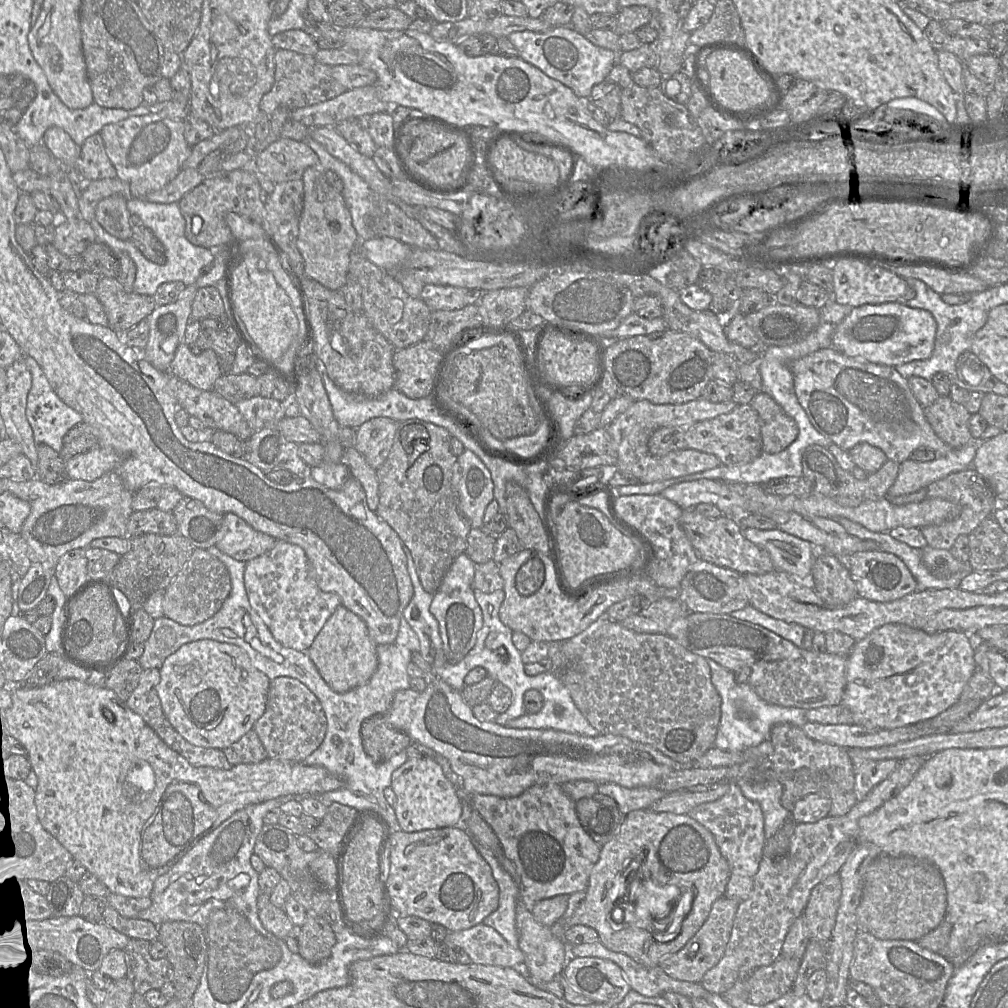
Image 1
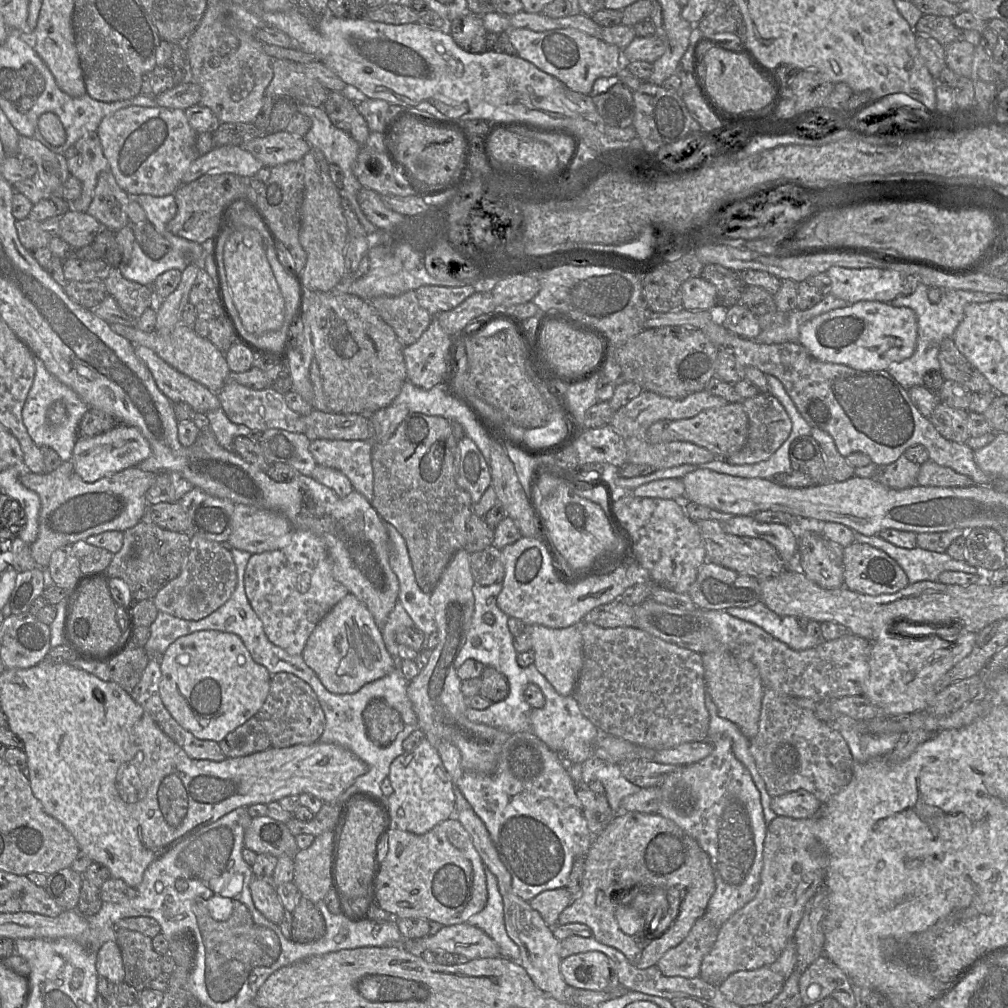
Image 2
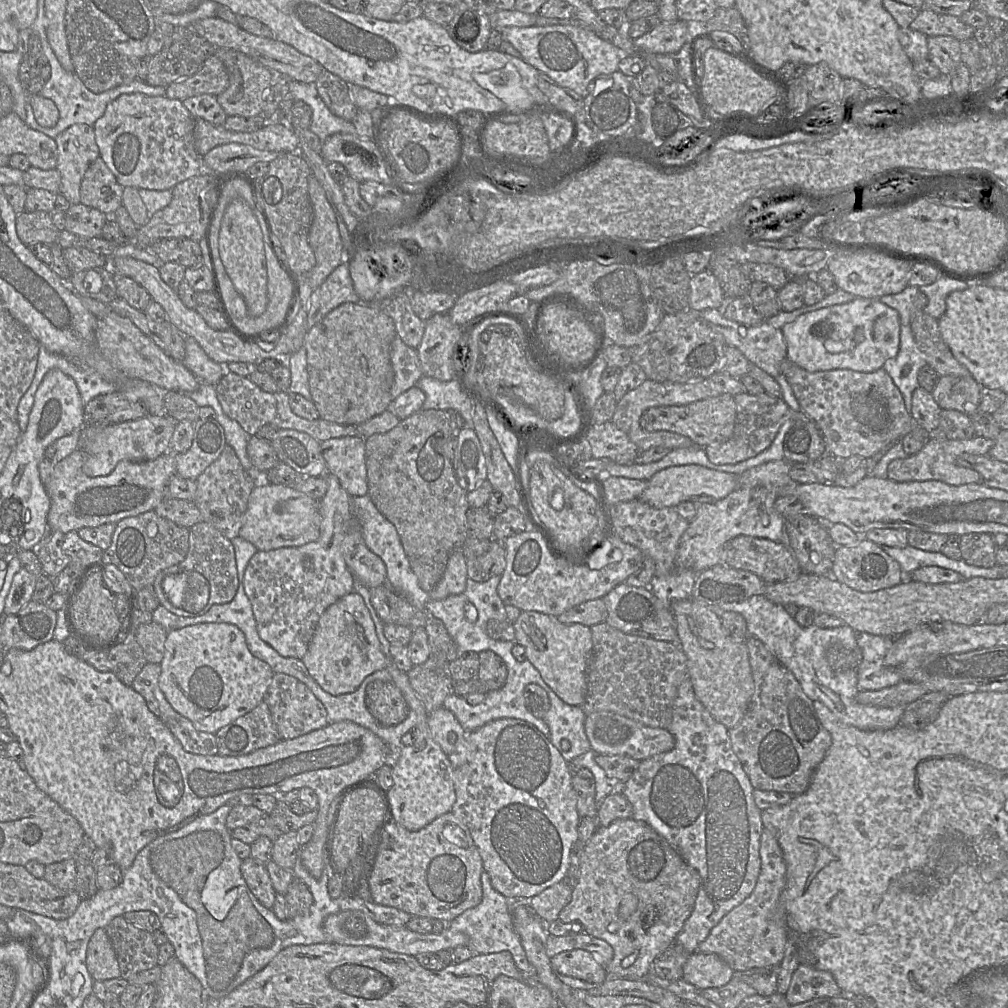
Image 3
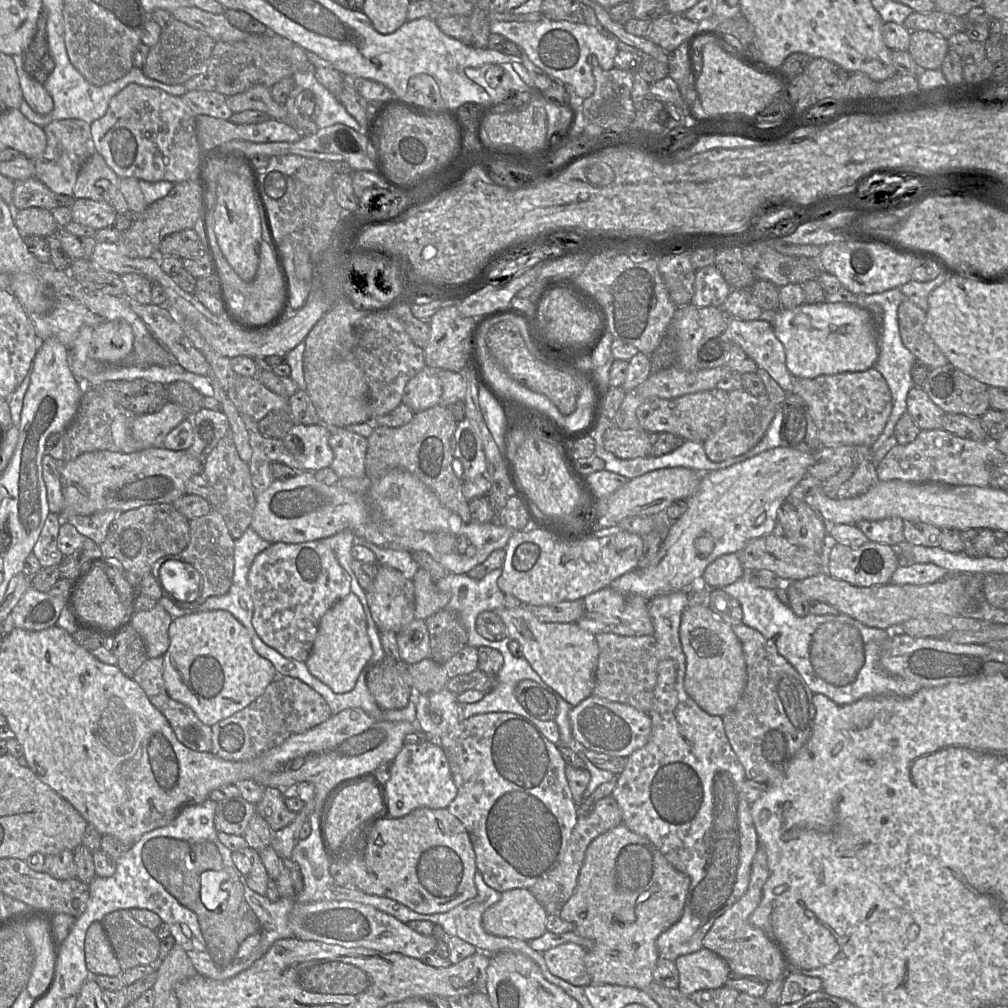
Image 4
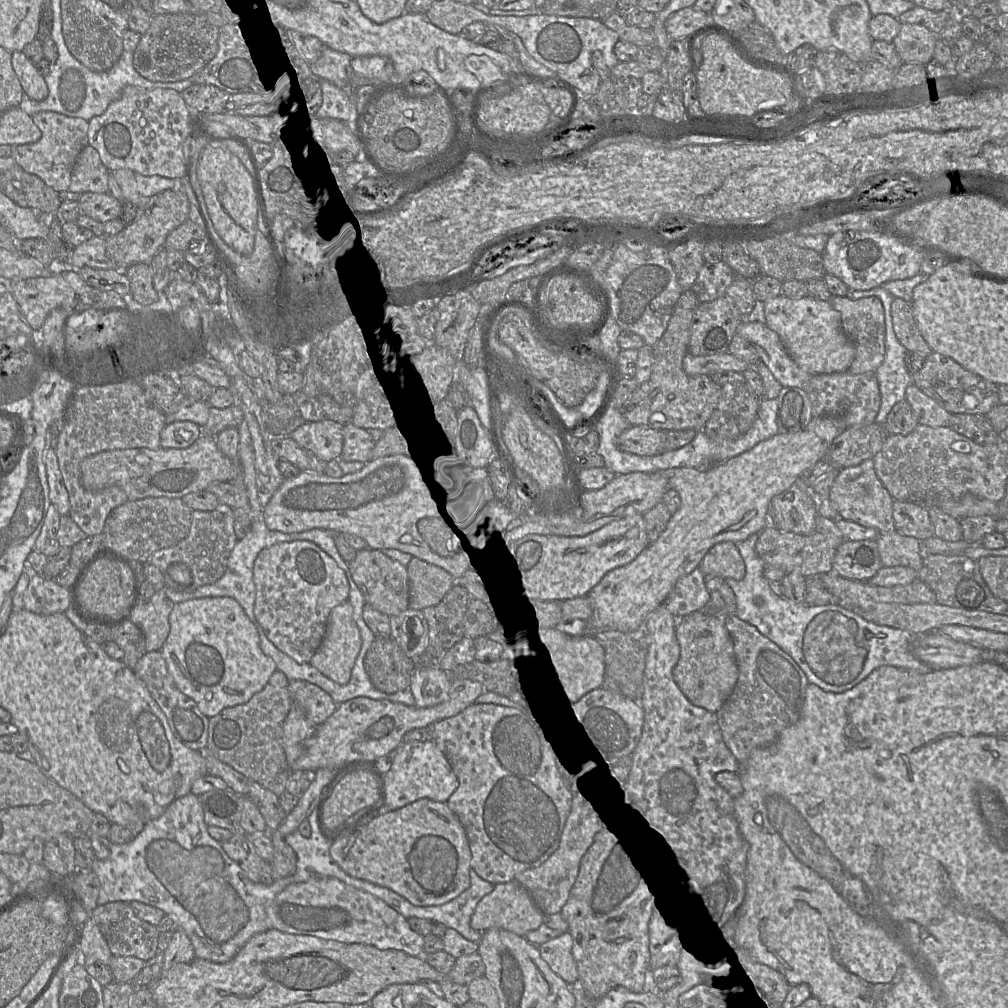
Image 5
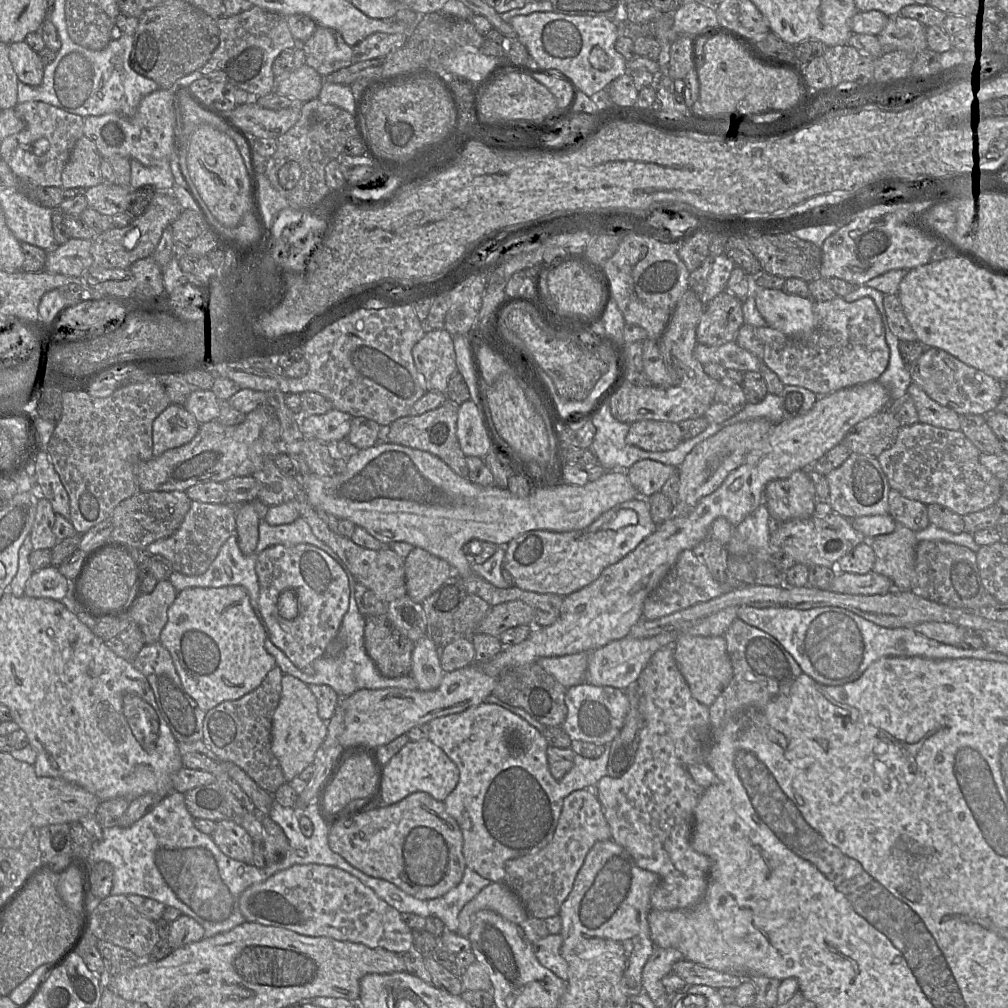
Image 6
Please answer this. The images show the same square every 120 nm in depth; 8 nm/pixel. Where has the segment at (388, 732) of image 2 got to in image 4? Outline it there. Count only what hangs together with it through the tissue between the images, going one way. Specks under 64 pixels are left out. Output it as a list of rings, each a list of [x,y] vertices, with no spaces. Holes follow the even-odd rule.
[[[385,657],[377,662],[368,670],[366,684],[381,709],[403,709],[414,695],[408,666],[402,660]]]

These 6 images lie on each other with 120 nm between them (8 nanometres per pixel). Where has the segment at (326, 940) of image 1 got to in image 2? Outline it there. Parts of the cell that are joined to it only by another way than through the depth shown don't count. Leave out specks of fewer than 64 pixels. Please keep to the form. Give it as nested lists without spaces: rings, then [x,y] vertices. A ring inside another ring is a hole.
[[[302,896],[292,912],[292,940],[299,943],[313,942],[326,932],[325,920],[316,905]]]

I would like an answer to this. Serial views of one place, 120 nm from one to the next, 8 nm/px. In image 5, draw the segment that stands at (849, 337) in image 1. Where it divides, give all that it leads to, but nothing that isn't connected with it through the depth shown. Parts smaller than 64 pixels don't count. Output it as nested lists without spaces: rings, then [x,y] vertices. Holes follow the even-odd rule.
[[[783,295],[765,304],[766,325],[775,331],[789,356],[810,375],[846,372],[855,357],[855,347],[845,334],[840,313],[830,302],[809,295],[791,299]]]

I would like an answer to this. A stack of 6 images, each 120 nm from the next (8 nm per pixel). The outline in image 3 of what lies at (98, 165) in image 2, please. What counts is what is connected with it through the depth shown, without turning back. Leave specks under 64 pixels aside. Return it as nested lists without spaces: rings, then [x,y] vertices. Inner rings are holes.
[[[75,124],[60,133],[55,142],[58,148],[56,170],[61,175],[59,194],[71,204],[80,202],[80,186],[83,176],[99,154],[93,126]]]

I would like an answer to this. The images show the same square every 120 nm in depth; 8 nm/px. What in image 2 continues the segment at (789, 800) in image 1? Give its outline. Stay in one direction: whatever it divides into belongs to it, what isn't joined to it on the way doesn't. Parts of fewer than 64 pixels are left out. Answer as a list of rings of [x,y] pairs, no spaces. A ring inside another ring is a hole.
[[[764,687],[758,722],[758,732],[754,737],[750,739],[750,753],[755,761],[760,776],[765,783],[766,789],[772,798],[785,795],[793,791],[805,790],[812,793],[816,798],[821,801],[822,804],[825,804],[830,798],[832,798],[835,794],[837,794],[845,786],[848,785],[852,777],[854,761],[848,745],[842,735],[839,733],[839,731],[833,729],[830,725],[818,719],[814,711],[798,706],[795,702],[793,702],[793,698],[798,697],[781,695],[770,688]]]

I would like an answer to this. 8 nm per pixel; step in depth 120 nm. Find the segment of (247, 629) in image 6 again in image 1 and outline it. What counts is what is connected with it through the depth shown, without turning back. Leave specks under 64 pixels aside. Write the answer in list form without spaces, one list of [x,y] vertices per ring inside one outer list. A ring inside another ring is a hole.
[[[212,639],[182,645],[168,656],[160,670],[157,693],[162,709],[177,732],[193,745],[224,750],[250,731],[266,708],[271,680],[257,670],[244,649]]]

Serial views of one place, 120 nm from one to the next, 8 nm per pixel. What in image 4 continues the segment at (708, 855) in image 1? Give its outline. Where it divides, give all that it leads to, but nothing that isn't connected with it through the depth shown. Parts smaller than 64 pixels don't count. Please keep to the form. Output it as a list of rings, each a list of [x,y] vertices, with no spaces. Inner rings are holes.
[[[620,824],[600,834],[589,843],[579,871],[576,887],[570,898],[561,907],[559,916],[565,921],[572,922],[575,925],[575,931],[579,935],[591,939],[594,942],[594,947],[587,951],[585,956],[585,965],[592,984],[613,984],[643,990],[653,981],[653,971],[657,961],[660,959],[656,948],[656,940],[660,934],[669,929],[681,918],[689,885],[690,878],[675,869],[648,838],[631,831],[624,824]]]

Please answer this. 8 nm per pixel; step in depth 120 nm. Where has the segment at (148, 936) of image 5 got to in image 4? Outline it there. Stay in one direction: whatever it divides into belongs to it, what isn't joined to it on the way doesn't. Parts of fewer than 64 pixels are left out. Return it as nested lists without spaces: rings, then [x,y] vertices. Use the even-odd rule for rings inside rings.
[[[116,910],[100,921],[121,970],[156,965],[160,940],[154,931],[138,923],[128,910]]]

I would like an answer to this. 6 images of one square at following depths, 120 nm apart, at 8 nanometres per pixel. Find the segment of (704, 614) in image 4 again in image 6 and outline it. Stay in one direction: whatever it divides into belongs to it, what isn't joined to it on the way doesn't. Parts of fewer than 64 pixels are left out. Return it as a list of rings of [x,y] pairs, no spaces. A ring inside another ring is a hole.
[[[681,633],[673,645],[673,652],[676,665],[692,696],[710,707],[733,677],[733,667],[724,636],[703,637]]]

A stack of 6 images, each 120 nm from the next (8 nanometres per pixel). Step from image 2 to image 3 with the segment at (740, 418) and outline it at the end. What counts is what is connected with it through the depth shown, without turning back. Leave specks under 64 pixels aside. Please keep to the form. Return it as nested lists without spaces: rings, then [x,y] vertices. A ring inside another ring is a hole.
[[[730,394],[699,400],[681,406],[651,407],[643,412],[640,425],[649,432],[668,431],[692,440],[694,445],[704,448],[727,441],[733,435],[736,420],[736,404]]]

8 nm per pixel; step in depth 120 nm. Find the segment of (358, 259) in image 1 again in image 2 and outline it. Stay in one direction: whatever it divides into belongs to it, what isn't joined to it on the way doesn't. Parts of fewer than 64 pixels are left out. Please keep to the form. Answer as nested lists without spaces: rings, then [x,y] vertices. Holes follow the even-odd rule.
[[[413,290],[396,297],[377,297],[365,301],[394,330],[404,346],[415,343],[432,321],[428,311],[419,305]]]

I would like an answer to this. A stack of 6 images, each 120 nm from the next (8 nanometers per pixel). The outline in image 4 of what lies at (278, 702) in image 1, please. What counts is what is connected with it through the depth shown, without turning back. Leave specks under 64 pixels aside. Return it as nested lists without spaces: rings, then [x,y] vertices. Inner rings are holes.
[[[276,677],[285,725],[290,734],[302,734],[332,715],[323,697],[297,678]]]

